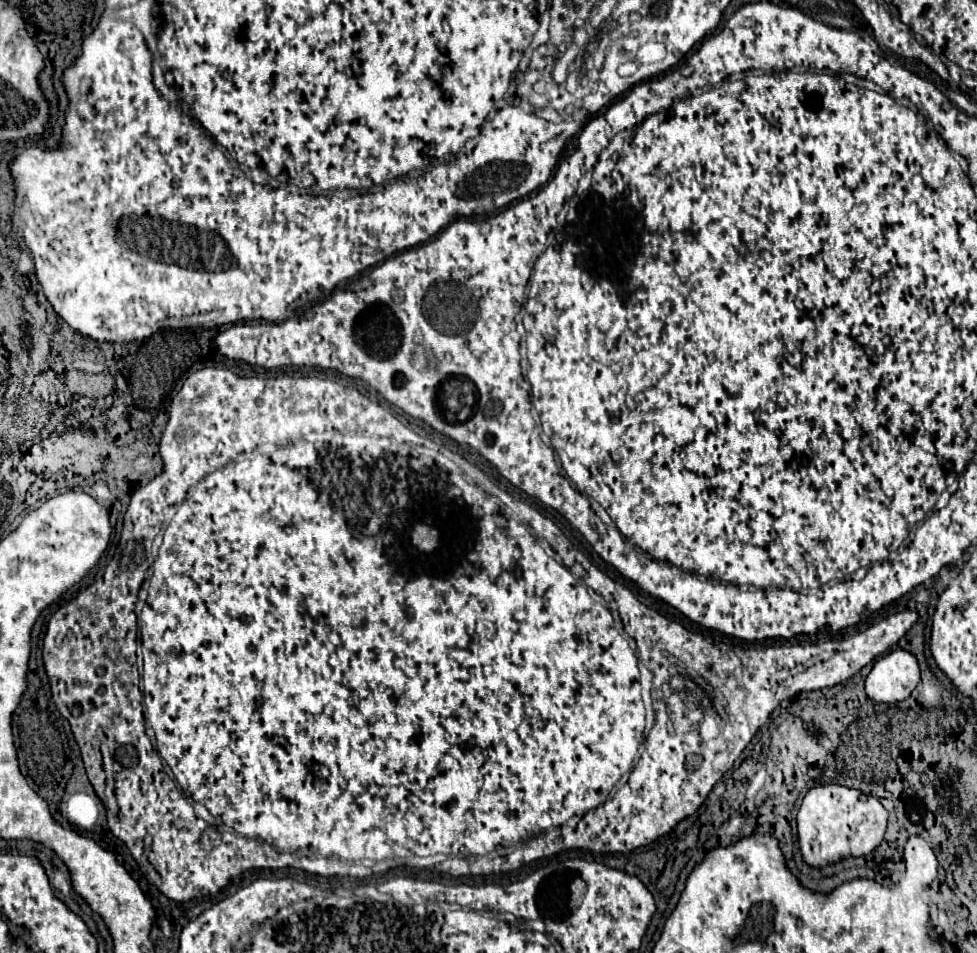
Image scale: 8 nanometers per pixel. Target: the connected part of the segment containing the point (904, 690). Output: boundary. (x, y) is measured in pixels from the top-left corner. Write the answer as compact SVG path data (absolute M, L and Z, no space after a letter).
M892 650L874 662L866 676L866 696L872 702L900 702L906 700L920 682L920 668L916 658L906 650Z

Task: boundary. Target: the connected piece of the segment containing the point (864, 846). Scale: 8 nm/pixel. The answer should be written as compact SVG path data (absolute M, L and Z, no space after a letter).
M838 784L812 788L798 810L798 844L804 864L812 868L826 868L846 856L858 858L874 852L886 830L888 812L878 800L862 800L862 792Z

